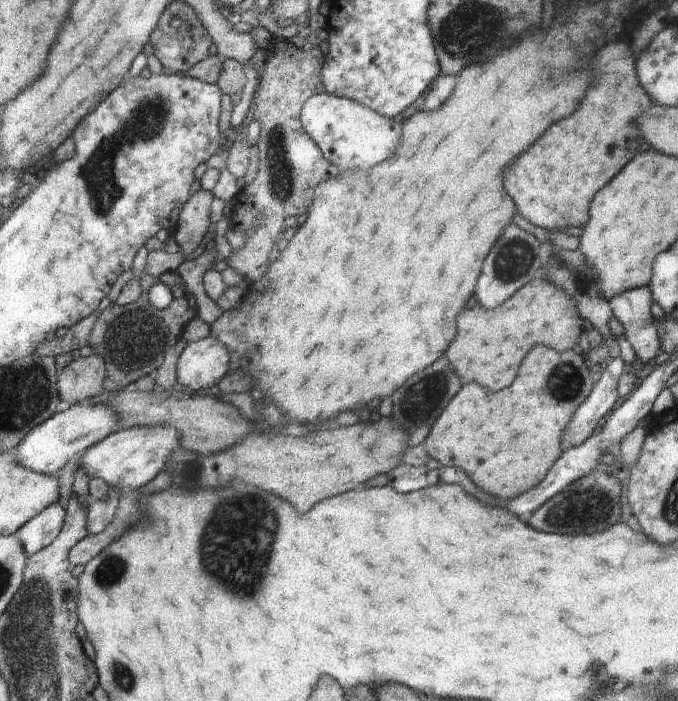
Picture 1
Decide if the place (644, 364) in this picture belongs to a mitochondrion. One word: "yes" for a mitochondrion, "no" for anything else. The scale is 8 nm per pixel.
no

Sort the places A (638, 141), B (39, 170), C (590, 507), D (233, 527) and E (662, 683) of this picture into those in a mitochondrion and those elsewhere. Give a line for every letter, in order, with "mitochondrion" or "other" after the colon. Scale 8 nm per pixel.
A: other
B: other
C: mitochondrion
D: mitochondrion
E: mitochondrion

